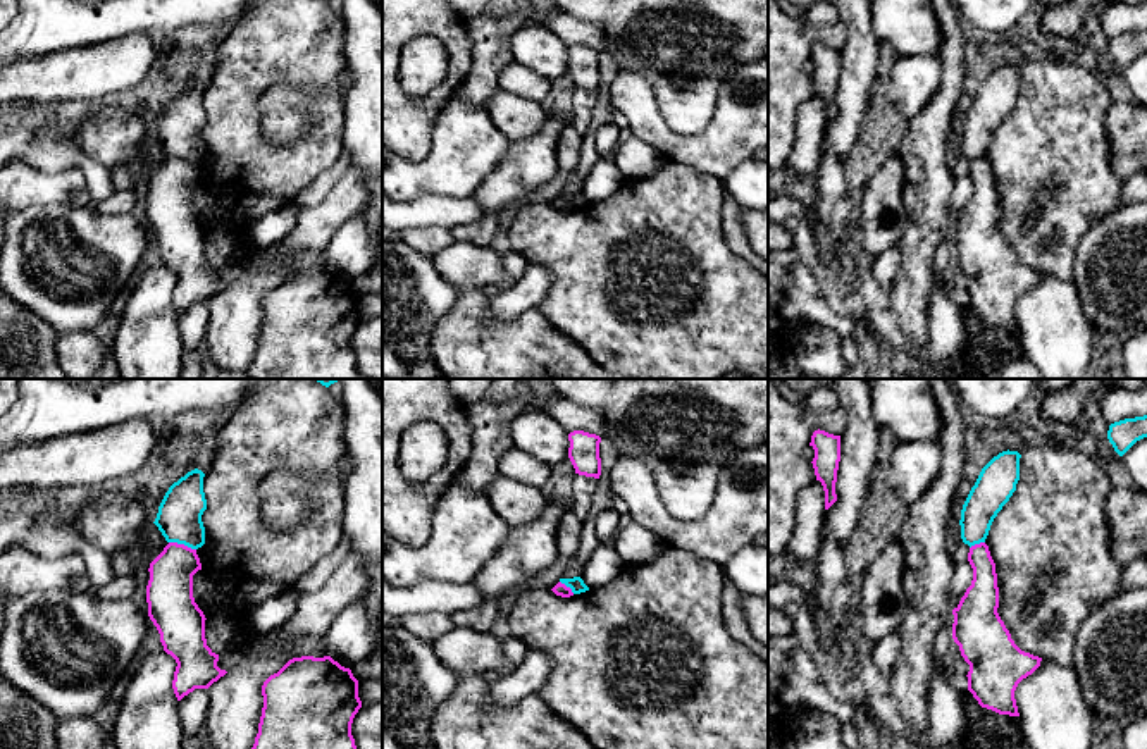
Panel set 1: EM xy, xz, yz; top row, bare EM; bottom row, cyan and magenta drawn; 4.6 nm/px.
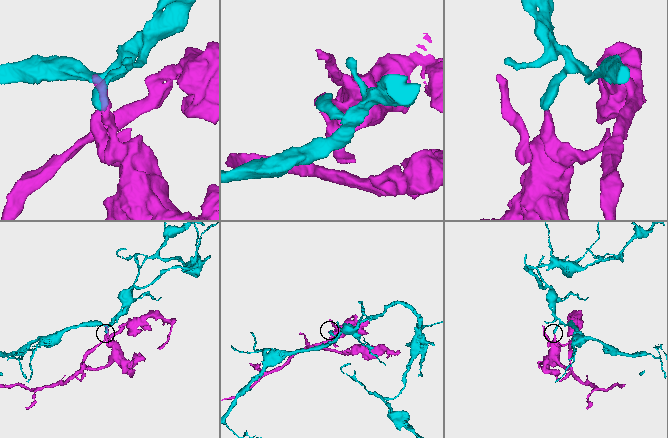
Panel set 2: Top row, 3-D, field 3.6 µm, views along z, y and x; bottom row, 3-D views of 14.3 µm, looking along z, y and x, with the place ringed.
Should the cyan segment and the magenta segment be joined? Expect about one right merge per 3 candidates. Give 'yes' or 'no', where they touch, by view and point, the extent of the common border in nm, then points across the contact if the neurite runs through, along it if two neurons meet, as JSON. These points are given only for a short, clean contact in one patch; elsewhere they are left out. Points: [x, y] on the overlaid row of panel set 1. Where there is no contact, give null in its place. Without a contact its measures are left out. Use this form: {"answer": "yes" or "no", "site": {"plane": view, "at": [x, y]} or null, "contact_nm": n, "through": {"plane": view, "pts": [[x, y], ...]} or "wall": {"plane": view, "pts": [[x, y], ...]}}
{"answer": "no", "site": {"plane": "xy", "at": [183, 543]}, "contact_nm": 130, "wall": {"plane": "xy", "pts": [[169, 541], [195, 550]]}}

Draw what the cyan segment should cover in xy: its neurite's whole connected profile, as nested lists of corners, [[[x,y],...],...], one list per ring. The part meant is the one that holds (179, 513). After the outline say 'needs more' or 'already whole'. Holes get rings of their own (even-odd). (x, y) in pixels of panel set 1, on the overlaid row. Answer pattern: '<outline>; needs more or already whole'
[[[195,468],[165,492],[153,523],[167,542],[184,544],[191,549],[205,544],[202,522],[202,515],[207,510],[203,477],[205,474]]]; already whole

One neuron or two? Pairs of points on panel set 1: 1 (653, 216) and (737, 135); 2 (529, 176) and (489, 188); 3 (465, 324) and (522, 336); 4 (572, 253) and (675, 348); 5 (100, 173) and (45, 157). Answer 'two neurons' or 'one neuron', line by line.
1: two neurons
2: one neuron
3: one neuron
4: one neuron
5: one neuron

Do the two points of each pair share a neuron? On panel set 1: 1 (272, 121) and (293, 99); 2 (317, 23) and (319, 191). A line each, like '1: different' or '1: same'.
1: same
2: different

